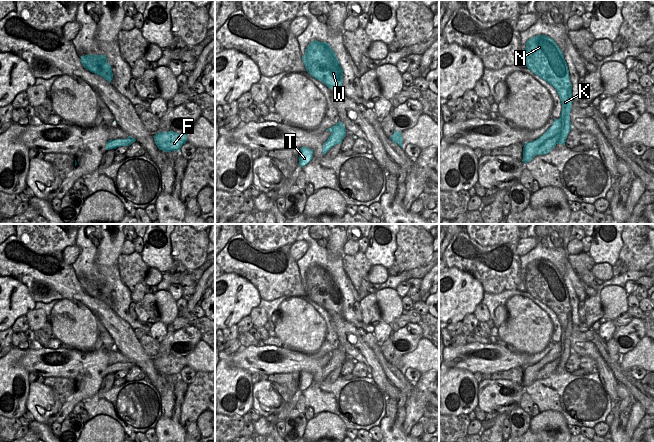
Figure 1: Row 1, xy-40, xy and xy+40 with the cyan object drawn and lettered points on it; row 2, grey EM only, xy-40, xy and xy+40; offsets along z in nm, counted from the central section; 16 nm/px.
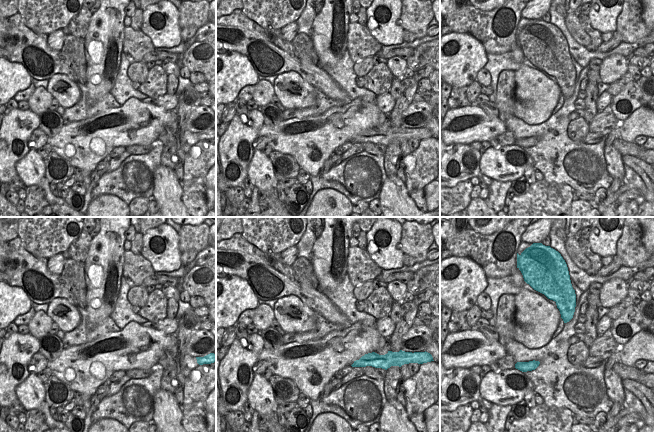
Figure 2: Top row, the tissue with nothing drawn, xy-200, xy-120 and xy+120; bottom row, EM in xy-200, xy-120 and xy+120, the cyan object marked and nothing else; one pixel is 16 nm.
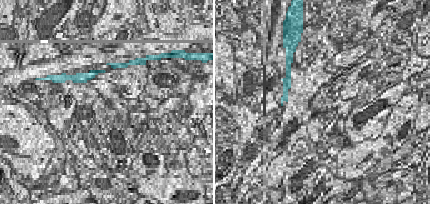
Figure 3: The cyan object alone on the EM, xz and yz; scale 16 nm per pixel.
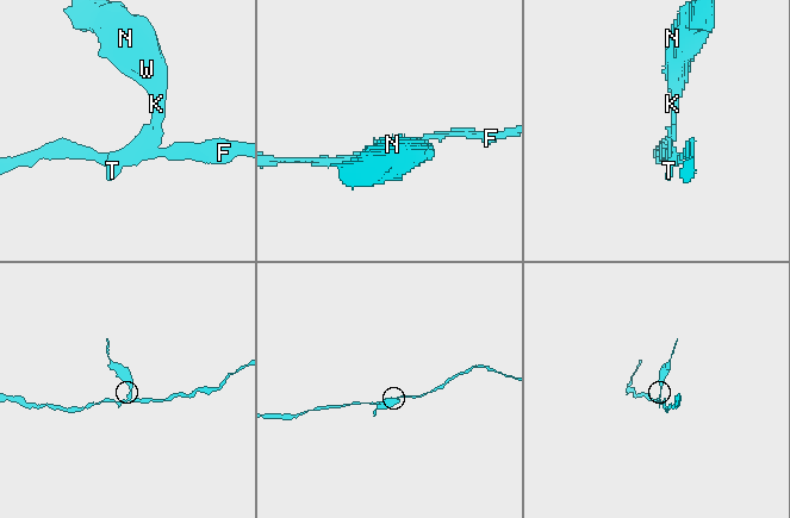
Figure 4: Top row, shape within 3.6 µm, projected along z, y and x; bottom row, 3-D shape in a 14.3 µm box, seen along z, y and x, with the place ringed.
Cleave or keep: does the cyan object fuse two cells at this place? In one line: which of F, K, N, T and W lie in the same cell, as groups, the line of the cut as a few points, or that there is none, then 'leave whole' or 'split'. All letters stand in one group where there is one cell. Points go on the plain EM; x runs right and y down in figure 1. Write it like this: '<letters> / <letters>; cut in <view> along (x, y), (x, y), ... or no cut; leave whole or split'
F T / K N W; cut in xy+40 along (540, 360), (545, 363), (557, 362), (559, 365); split

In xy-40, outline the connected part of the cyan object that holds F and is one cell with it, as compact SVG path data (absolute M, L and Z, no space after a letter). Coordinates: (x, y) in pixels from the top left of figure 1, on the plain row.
M171 354L158 356L153 361L159 374L164 376L180 375L181 370L187 366L186 357L176 357Z

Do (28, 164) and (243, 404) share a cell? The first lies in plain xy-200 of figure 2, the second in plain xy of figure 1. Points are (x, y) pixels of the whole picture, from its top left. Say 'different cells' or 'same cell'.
different cells

